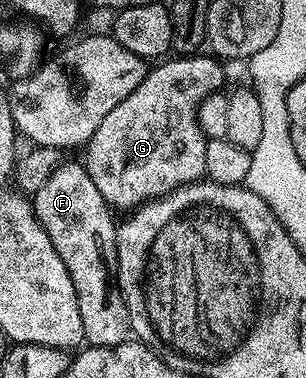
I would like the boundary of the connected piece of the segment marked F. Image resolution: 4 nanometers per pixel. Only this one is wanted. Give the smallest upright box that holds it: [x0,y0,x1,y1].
[32,164,130,347]

